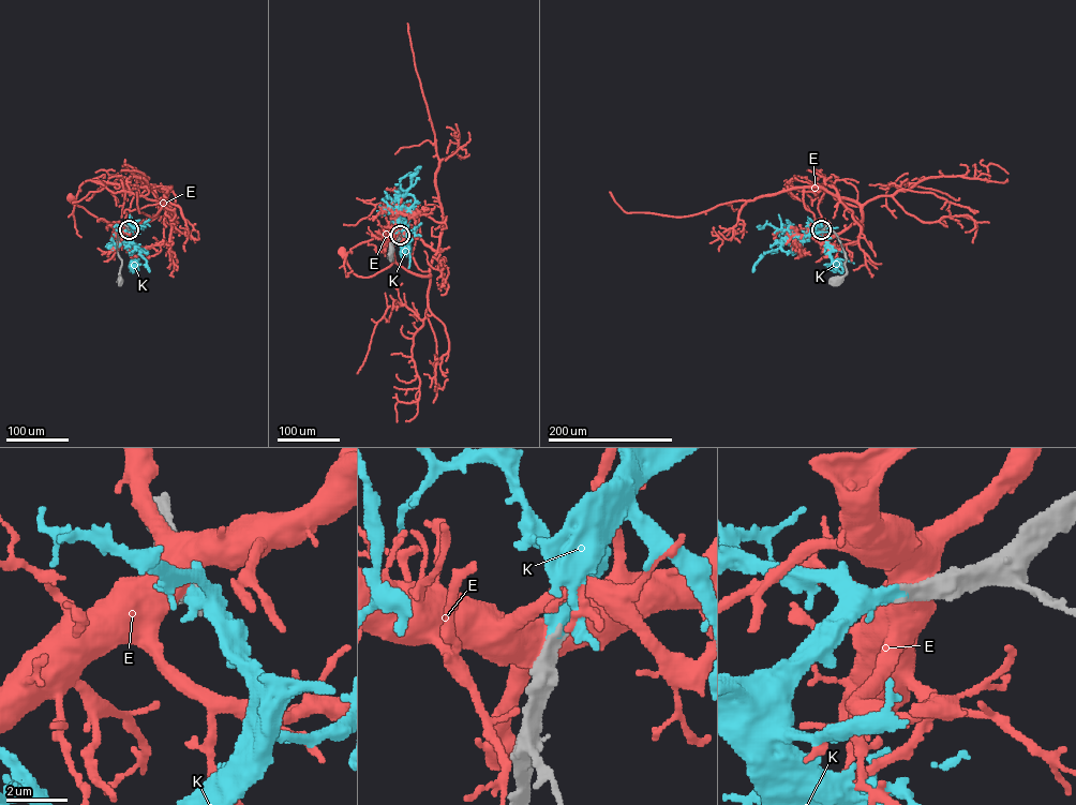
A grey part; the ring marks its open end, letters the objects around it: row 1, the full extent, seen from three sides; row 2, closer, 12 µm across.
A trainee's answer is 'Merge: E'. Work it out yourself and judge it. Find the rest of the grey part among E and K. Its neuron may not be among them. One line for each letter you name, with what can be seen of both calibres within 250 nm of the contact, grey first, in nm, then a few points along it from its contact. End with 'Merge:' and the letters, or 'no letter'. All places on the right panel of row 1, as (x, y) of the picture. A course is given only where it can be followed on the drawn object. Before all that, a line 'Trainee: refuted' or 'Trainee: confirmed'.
Trainee: refuted
K: 440 nm thick on the grey side, 460 nm on the other; it runs (821, 229), (801, 235), (788, 234), (779, 247), (766, 251), (756, 263), (752, 272)
Merge: K

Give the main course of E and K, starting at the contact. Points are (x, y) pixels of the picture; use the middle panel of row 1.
E: (400, 235), (394, 236), (393, 263), (369, 277), (357, 276), (342, 250)
K: (400, 235), (403, 226), (397, 199), (406, 193), (411, 178), (420, 166)

